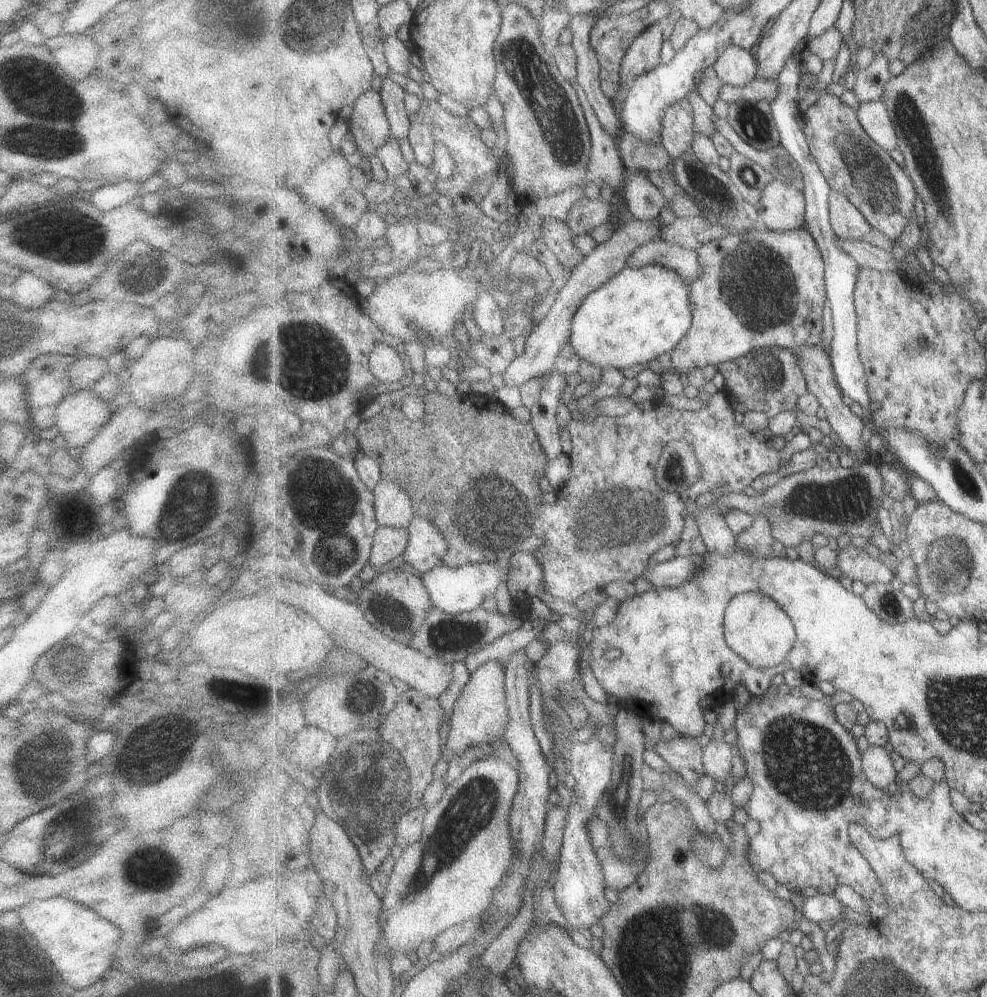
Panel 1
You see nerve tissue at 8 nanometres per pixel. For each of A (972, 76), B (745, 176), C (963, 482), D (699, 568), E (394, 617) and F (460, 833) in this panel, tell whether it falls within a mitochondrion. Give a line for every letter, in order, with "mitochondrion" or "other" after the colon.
A: other
B: mitochondrion
C: mitochondrion
D: other
E: mitochondrion
F: mitochondrion

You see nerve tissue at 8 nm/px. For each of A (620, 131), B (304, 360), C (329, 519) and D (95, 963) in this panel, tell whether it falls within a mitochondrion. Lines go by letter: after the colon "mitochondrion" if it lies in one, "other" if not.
A: other
B: mitochondrion
C: mitochondrion
D: other

